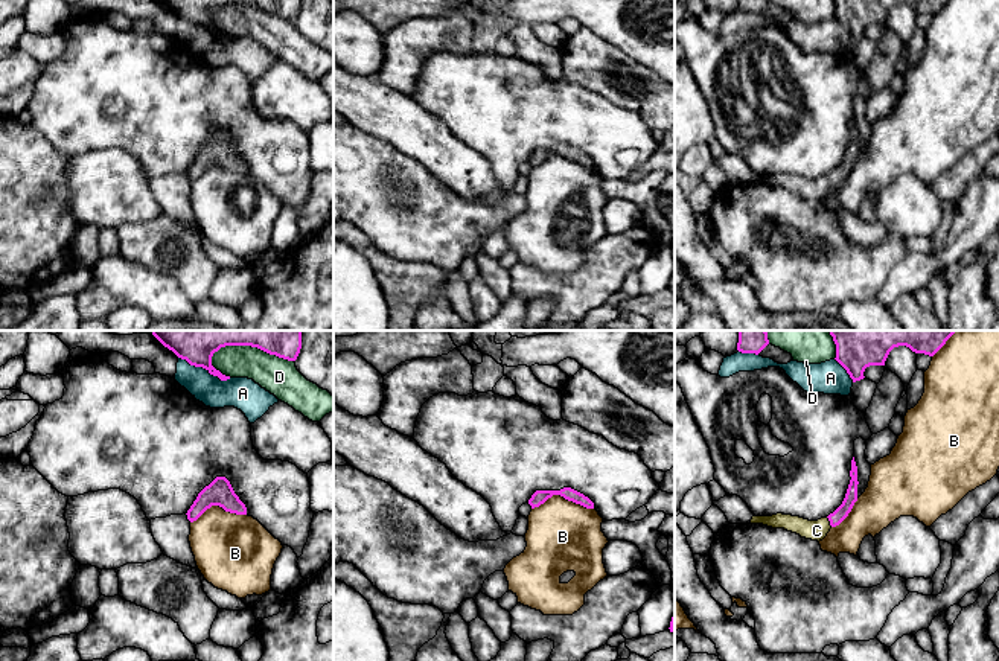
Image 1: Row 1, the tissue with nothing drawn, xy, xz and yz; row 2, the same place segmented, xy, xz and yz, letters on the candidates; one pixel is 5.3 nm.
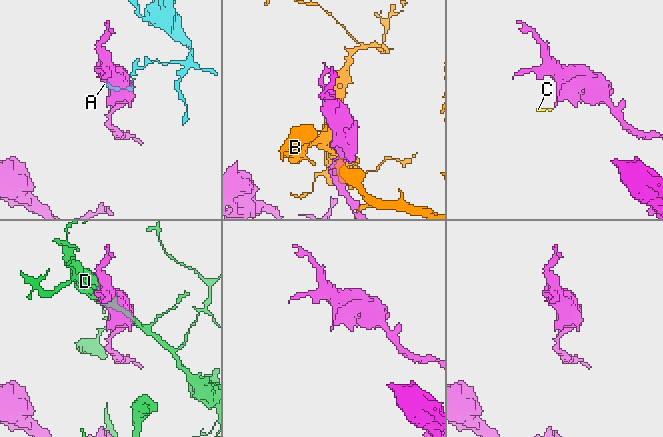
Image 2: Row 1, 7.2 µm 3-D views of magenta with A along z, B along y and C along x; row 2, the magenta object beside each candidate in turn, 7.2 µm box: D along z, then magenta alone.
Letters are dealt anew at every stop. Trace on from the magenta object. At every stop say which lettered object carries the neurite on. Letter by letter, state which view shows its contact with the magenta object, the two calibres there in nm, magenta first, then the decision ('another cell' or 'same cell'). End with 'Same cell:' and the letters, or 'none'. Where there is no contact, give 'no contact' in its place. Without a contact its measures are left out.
A: contact in xy; calibres 140 and 170 nm; another cell
B: contact in xz; calibres 80 and 380 nm; another cell
C: contact in yz; calibres 70 and 110 nm; same cell
D: contact in xy; calibres 100 and 200 nm; another cell
Same cell: C

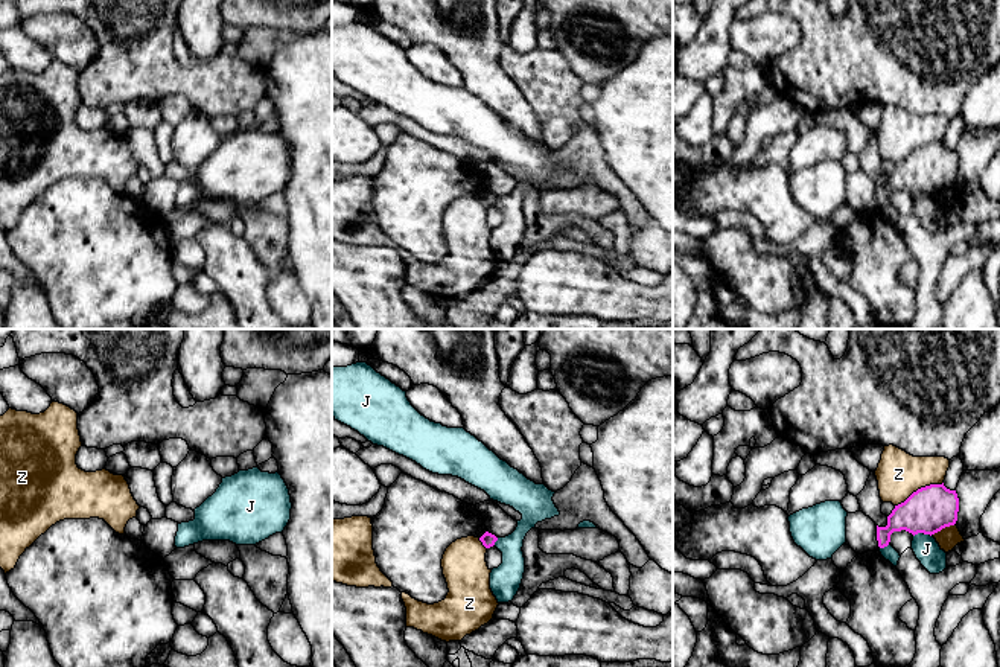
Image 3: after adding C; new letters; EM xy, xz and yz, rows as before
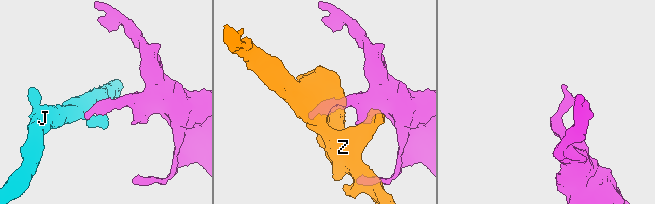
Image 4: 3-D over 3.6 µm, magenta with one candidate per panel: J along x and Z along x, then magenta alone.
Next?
J: contact in yz; calibres 240 and 140 nm; another cell
Z: contact in yz; calibres 240 and 240 nm; another cell
Same cell: none

